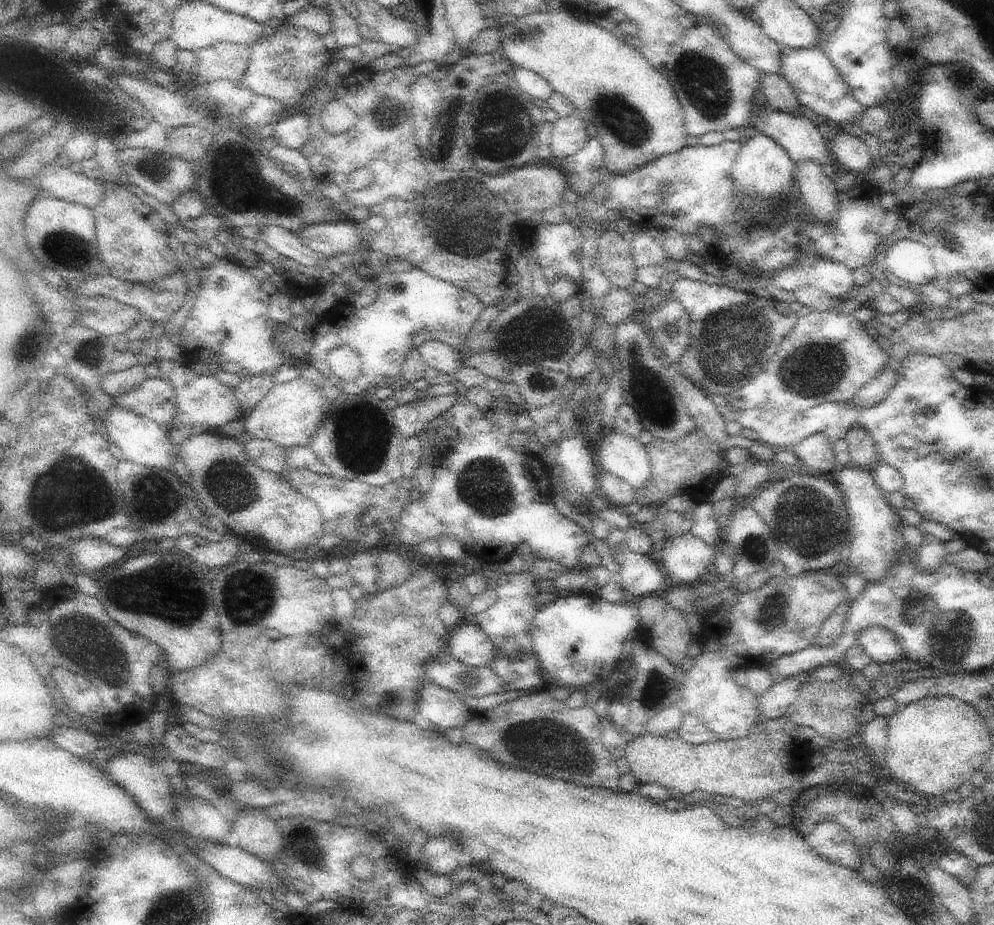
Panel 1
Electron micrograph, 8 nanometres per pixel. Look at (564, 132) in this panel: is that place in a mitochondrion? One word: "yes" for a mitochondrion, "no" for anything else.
no

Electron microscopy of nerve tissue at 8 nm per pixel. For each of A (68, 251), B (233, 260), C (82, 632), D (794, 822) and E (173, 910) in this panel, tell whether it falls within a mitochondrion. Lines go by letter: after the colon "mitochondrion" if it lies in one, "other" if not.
A: mitochondrion
B: other
C: mitochondrion
D: other
E: mitochondrion

